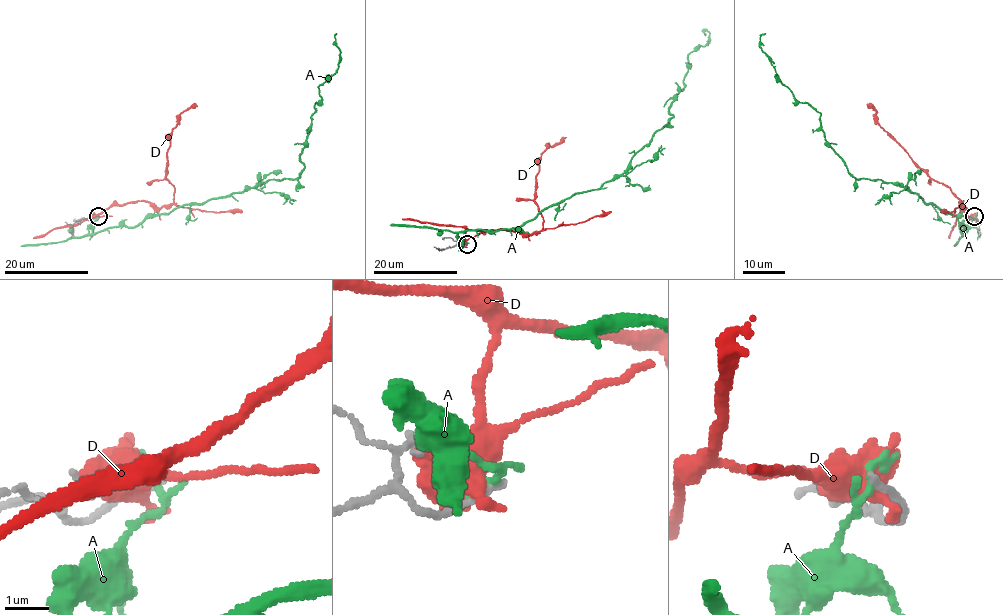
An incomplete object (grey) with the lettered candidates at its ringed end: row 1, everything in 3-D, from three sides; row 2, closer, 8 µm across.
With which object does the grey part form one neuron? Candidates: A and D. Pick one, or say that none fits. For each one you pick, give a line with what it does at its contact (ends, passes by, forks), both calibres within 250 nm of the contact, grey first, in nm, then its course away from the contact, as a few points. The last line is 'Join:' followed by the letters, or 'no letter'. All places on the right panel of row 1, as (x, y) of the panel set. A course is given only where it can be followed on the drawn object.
Join: no letter

